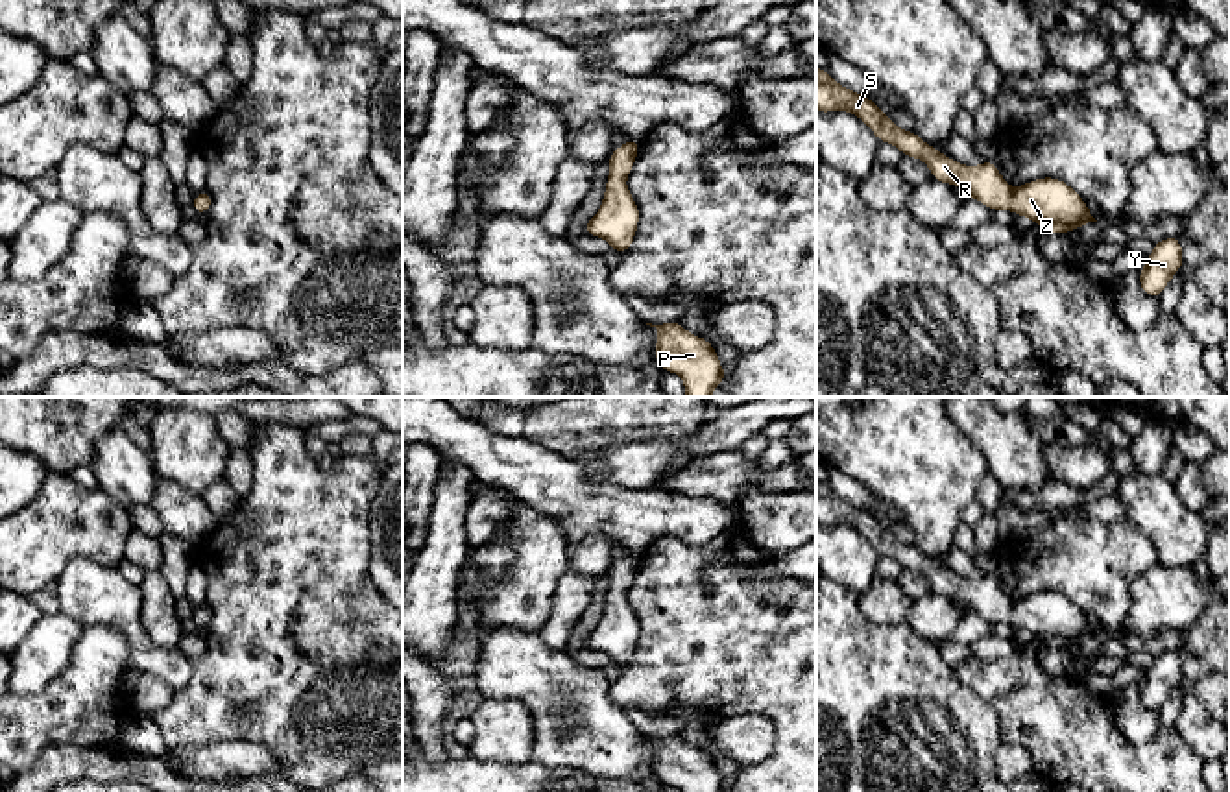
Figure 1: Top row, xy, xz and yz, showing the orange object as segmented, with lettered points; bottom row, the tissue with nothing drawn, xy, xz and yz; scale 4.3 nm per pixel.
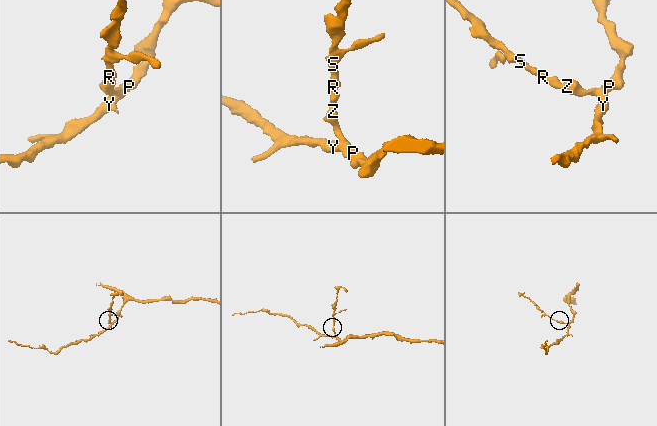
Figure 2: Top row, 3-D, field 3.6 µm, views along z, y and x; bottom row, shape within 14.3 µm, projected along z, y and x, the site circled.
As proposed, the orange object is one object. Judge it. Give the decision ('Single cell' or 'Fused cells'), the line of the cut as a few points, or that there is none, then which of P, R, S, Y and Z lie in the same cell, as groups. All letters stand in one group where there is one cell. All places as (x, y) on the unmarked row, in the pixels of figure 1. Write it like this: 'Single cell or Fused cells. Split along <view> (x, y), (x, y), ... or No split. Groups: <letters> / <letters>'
Single cell. No split. Groups: P R S Y Z

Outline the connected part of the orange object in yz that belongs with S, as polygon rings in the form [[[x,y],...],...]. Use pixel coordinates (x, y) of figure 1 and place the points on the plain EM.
[[[816,480],[816,524],[848,524],[861,532],[872,546],[894,558],[903,569],[923,574],[931,591],[964,602],[990,624],[1012,624],[1027,630],[1047,646],[1069,648],[1075,641],[1097,635],[1086,615],[1062,593],[1042,591],[1012,602],[999,587],[997,578],[984,574],[964,580],[923,556],[914,545],[899,543],[868,510],[861,510],[837,497],[827,484]]]

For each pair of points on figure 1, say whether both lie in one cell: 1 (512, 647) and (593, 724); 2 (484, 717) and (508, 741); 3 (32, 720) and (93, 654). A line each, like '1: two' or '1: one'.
1: one
2: one
3: one

